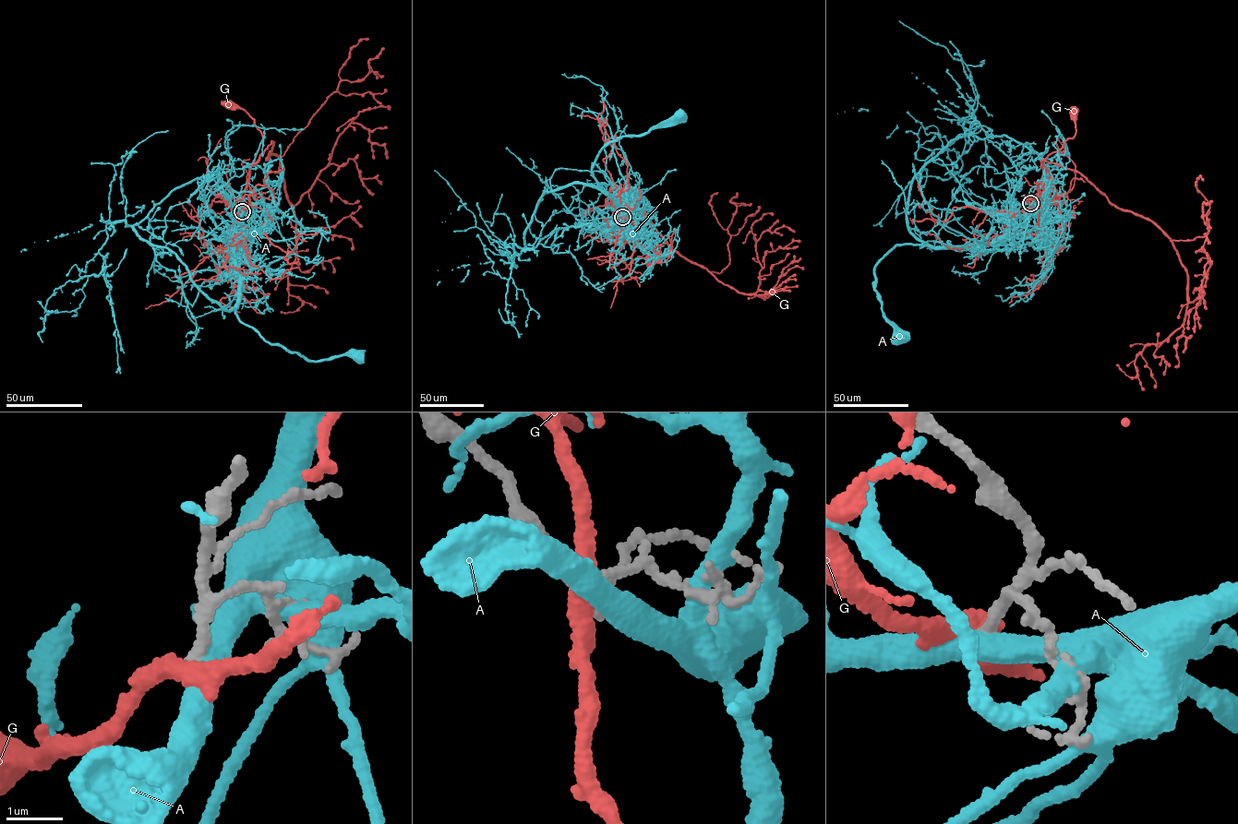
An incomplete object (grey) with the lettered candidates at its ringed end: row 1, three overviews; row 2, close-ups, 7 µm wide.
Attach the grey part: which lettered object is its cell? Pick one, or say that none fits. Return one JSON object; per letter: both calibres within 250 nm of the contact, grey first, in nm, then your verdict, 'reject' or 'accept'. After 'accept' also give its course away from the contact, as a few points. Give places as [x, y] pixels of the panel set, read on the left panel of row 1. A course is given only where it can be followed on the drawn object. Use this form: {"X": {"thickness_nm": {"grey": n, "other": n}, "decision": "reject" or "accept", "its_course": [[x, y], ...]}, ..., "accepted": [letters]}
{"A": {"thickness_nm": {"grey": 170, "other": 440}, "decision": "reject"}, "G": {"thickness_nm": {"grey": 220, "other": 340}, "decision": "reject"}, "accepted": []}

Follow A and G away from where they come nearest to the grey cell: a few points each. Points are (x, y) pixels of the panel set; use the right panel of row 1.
A: (1031, 203), (1005, 214), (1010, 228), (991, 242), (895, 245), (879, 260), (874, 288), (896, 340)
G: (1031, 203), (1045, 204), (1055, 197), (1053, 177), (1042, 163), (1042, 160), (1074, 137), (1074, 113)

